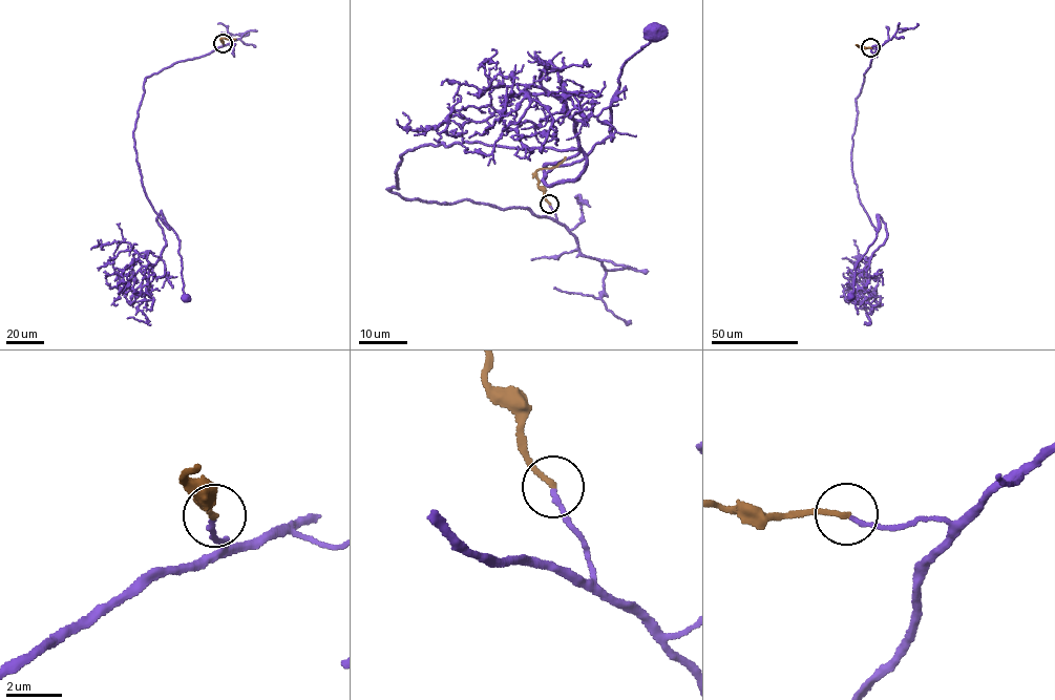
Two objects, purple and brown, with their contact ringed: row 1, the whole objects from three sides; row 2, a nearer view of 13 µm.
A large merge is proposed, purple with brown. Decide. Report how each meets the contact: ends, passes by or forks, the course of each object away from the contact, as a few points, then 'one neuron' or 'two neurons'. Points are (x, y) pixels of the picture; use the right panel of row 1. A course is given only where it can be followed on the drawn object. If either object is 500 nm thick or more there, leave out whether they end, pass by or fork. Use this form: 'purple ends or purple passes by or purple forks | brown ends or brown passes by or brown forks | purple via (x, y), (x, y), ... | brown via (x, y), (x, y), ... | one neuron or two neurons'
purple ends | brown ends | purple via (870, 48), (878, 48), (856, 100), (851, 168), (860, 203), (880, 227), (855, 268), (850, 296) | brown via (870, 47), (856, 44) | one neuron

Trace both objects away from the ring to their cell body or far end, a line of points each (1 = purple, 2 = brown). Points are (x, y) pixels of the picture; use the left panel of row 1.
1: (223, 43), (208, 54), (174, 63), (147, 77), (133, 132), (146, 195), (180, 240), (185, 297)
2: (223, 43), (223, 38), (235, 39)

